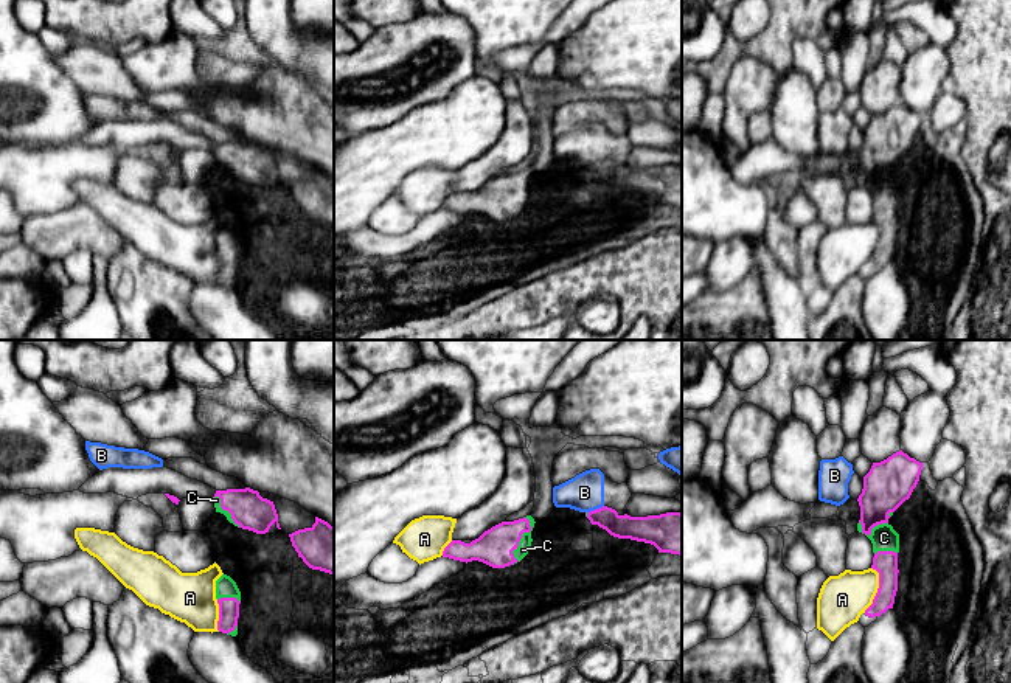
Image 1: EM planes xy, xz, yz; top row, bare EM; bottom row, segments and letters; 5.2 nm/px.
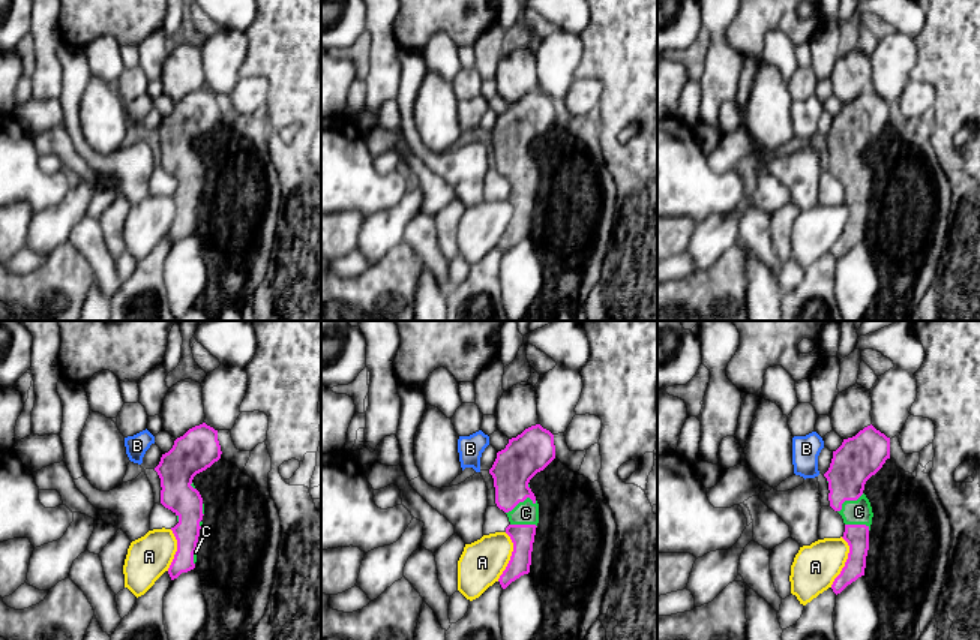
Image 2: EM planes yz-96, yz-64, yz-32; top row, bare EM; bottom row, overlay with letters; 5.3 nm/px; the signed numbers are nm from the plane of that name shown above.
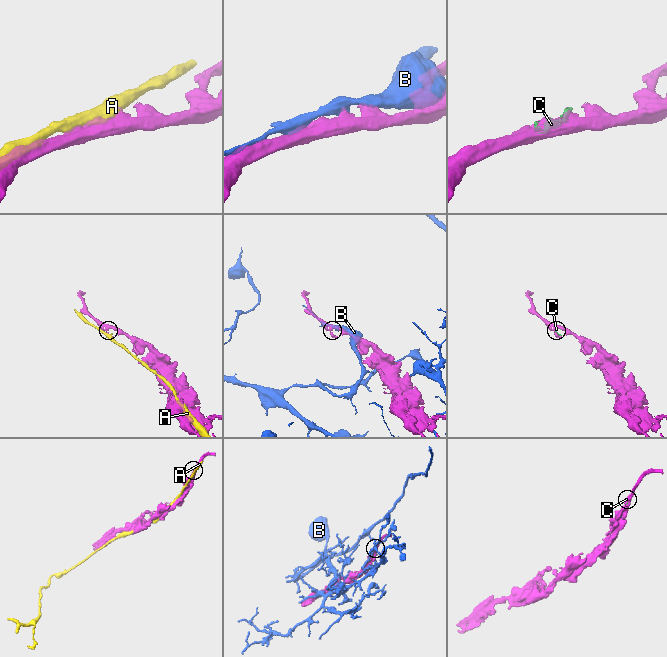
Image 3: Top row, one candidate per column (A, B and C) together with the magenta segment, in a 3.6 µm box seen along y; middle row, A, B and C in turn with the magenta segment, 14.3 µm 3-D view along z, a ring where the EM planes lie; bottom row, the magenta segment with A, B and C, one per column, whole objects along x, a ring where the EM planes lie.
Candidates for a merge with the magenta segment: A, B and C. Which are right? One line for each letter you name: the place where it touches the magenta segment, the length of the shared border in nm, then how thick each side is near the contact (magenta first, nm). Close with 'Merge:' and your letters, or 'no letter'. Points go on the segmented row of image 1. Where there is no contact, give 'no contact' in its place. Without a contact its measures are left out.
C: xz (519, 540) | 260 nm | 190/70 nm
Merge: C

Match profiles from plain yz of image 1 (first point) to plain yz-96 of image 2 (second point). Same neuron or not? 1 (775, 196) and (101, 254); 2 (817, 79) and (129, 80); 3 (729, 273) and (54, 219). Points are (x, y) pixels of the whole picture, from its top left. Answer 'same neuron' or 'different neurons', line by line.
1: same neuron
2: different neurons
3: same neuron

